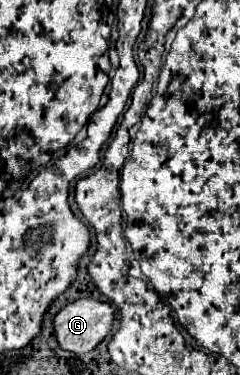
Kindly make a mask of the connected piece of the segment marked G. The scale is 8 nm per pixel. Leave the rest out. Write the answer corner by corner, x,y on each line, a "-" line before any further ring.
79,298
65,304
53,318
59,346
75,354
93,350
111,332
113,314
111,304
91,298

